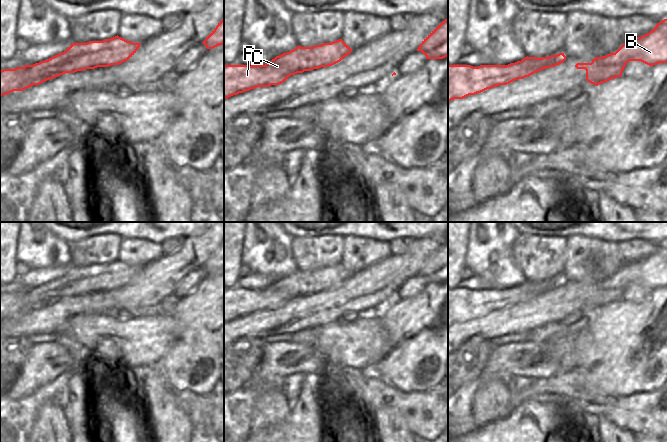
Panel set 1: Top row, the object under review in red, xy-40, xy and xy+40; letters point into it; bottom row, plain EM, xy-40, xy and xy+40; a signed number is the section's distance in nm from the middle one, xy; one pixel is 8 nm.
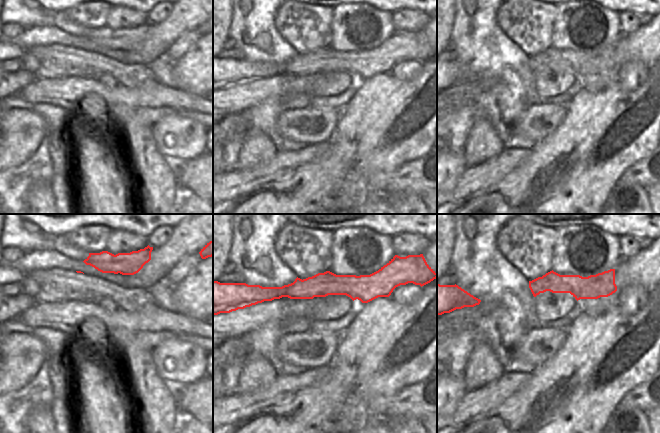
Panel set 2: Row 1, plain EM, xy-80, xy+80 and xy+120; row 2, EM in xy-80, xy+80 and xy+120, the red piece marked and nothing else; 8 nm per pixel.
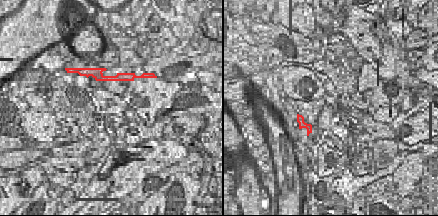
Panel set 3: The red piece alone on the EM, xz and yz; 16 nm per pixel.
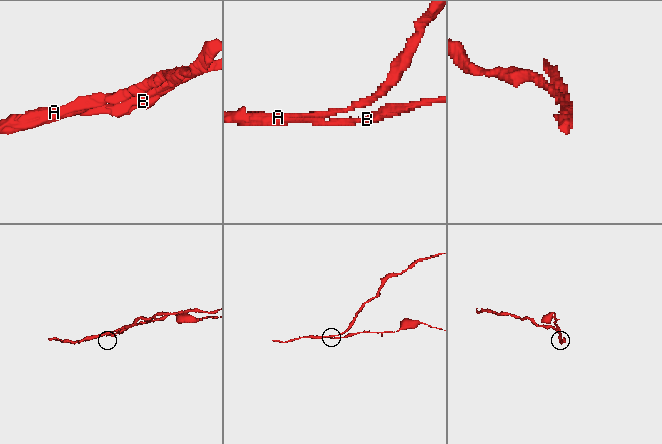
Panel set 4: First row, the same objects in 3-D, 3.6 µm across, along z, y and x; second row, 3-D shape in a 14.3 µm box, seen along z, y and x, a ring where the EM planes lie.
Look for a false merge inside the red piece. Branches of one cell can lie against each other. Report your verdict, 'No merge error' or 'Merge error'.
Merge error.

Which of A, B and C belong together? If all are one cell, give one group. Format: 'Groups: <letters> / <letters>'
Groups: A B / C.

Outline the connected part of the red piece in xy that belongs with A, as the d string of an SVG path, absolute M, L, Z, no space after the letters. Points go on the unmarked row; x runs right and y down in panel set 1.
M224 289L224 323L257 311L279 309L291 299L303 296L301 291Z

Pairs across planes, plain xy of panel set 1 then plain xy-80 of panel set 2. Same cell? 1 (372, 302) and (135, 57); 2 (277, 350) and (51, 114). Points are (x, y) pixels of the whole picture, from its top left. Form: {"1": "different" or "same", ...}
{"1": "same", "2": "different"}

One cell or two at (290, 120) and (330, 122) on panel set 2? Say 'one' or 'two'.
one

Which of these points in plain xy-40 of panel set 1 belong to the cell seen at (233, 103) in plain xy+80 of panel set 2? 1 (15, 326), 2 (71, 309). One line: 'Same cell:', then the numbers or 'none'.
Same cell: 1, 2

